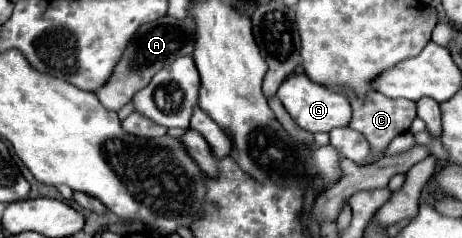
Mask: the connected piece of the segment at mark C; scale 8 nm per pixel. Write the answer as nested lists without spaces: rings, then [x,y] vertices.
[[[370,94],[370,98],[366,100],[358,100],[358,98],[350,98],[350,104],[352,104],[352,120],[350,120],[350,128],[352,130],[358,130],[364,134],[364,138],[370,142],[370,148],[374,150],[376,158],[378,154],[382,154],[388,144],[398,136],[398,134],[404,134],[408,132],[412,120],[416,118],[416,102],[412,100],[406,100],[406,98],[386,98],[384,94]]]

